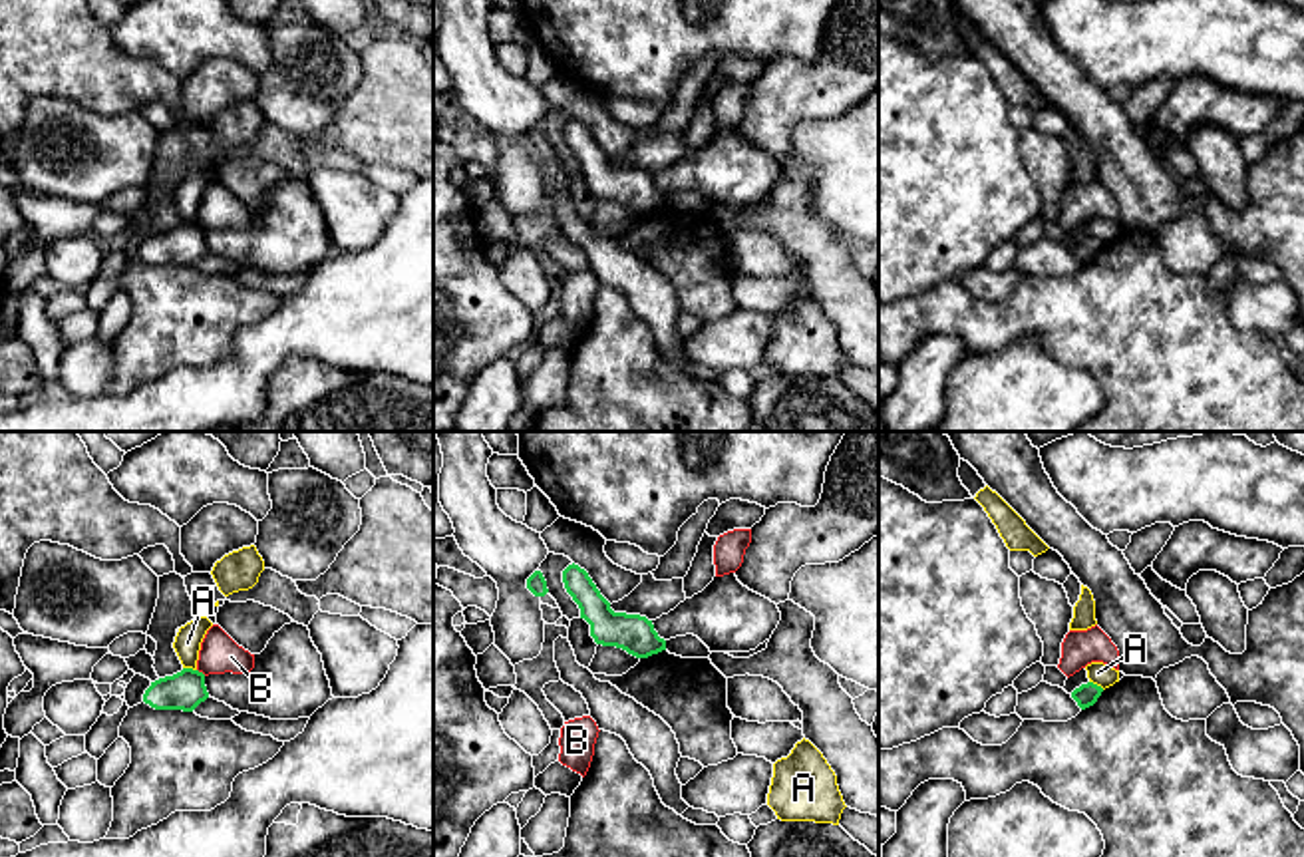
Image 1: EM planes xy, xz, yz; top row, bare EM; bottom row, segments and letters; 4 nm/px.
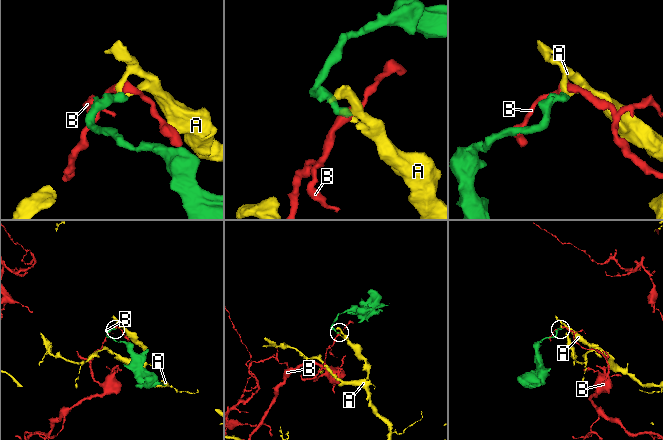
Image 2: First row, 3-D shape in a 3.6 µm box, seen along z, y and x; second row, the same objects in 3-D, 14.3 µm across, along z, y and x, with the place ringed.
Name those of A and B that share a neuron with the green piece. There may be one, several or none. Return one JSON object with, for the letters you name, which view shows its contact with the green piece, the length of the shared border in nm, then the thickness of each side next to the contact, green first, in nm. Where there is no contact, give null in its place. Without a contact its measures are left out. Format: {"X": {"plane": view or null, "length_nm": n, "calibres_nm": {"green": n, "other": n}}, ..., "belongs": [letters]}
{"belongs": []}

